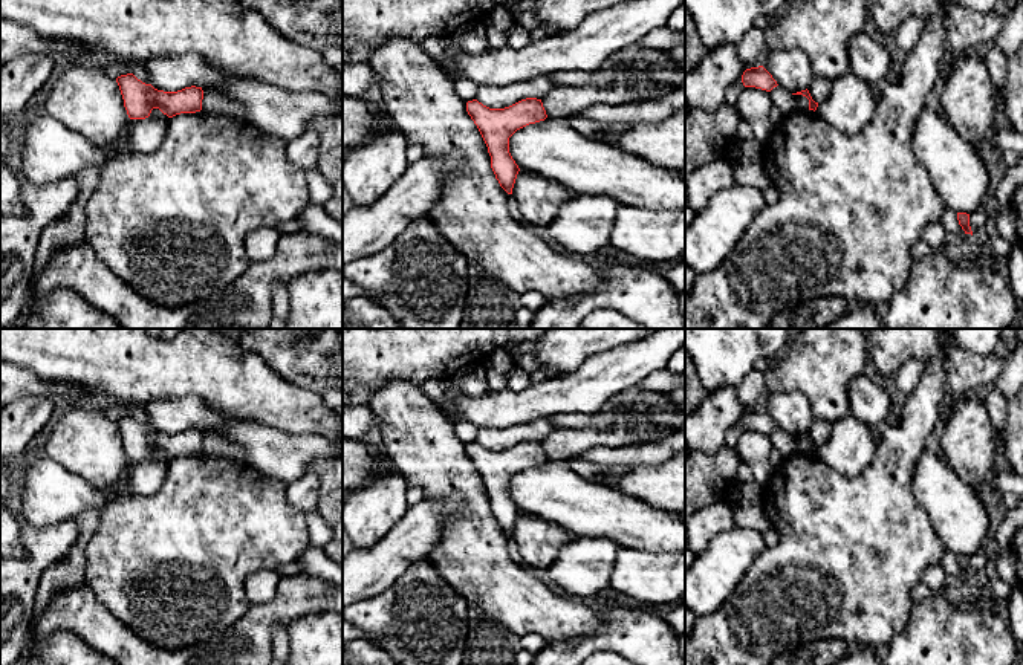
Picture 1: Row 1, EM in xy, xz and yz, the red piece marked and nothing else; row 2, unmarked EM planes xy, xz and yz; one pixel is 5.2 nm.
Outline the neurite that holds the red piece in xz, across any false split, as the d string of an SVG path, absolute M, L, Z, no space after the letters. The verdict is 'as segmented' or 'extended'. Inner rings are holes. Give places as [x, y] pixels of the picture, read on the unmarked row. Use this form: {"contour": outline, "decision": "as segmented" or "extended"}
{"contour": "M526 440L505 451L489 451L477 442L466 445L491 498L491 511L500 529L512 537L520 514L509 495L509 480L520 471L547 460L541 442Z", "decision": "as segmented"}

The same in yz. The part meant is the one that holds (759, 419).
{"contour": "M763 408L746 411L742 417L742 425L745 430L755 430L766 434L778 428Z", "decision": "as segmented"}

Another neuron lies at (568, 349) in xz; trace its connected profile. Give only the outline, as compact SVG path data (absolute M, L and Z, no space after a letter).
M549 329L538 336L537 358L544 367L573 373L583 364L613 349L636 342L654 329Z

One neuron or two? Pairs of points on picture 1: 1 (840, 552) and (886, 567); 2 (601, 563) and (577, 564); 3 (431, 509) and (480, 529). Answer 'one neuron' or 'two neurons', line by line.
1: one neuron
2: one neuron
3: two neurons

